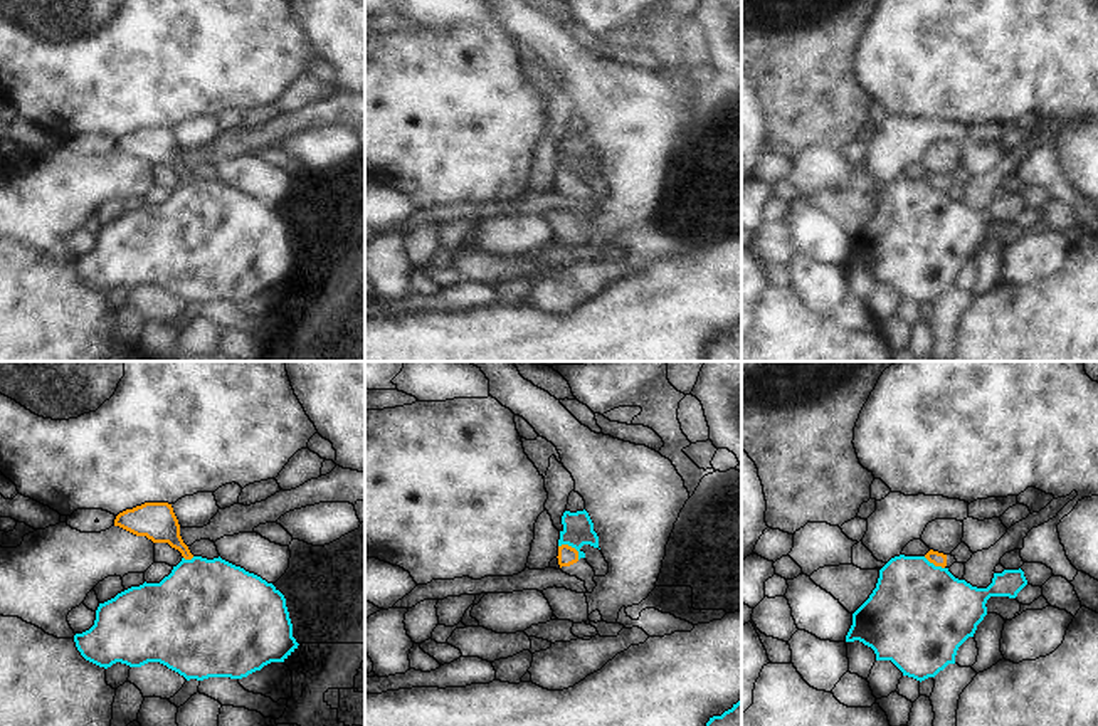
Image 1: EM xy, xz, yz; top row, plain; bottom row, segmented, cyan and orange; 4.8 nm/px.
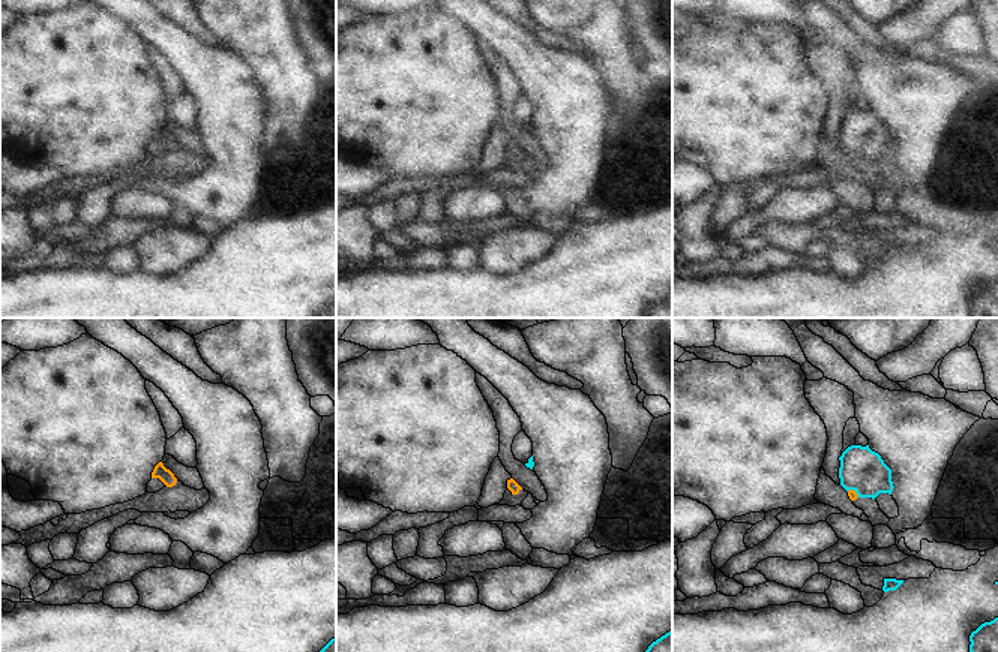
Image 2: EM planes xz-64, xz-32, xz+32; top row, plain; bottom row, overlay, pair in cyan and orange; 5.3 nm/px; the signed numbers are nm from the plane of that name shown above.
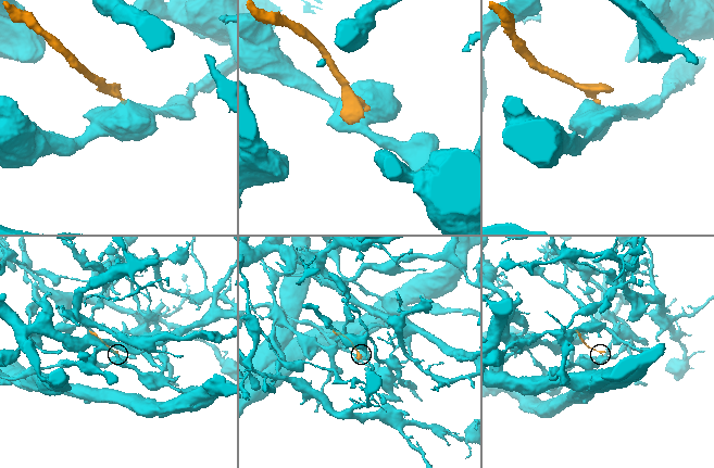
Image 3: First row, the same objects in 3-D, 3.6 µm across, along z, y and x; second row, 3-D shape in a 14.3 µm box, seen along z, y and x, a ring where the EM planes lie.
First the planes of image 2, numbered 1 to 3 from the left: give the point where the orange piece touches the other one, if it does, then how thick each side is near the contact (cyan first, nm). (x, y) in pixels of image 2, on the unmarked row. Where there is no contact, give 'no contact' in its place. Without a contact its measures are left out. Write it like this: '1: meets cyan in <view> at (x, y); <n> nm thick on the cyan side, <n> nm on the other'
1: no contact
2: no contact
3: meets cyan in xz+32 at (853, 153); 240 nm thick on the cyan side, 50 nm on the other

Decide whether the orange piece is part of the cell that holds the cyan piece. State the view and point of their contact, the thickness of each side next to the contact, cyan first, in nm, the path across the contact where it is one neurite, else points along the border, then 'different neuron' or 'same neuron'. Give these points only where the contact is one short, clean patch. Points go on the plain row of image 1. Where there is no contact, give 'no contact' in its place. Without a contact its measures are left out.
xz (572, 170) | 140/90 nm | along xz (559, 168), (569, 168), (577, 175), (579, 182) | different neuron

